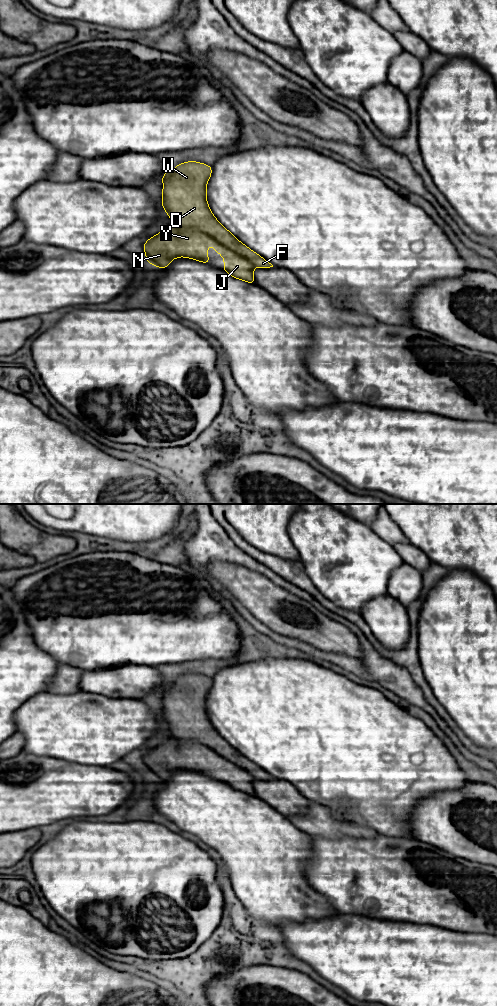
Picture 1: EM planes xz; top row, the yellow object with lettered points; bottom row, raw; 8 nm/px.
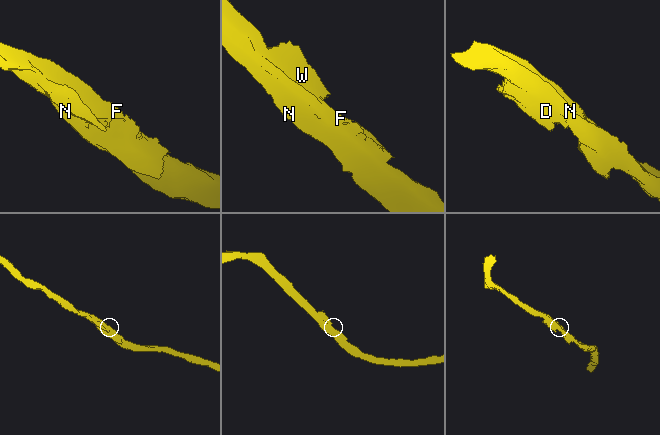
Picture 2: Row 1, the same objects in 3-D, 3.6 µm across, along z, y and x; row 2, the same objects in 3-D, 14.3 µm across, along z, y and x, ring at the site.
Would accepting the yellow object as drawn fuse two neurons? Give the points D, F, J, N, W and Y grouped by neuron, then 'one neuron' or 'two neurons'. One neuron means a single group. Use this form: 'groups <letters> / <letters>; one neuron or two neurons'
groups D F W / J N Y; two neurons

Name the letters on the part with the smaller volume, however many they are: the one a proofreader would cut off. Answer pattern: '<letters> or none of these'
D, F, W

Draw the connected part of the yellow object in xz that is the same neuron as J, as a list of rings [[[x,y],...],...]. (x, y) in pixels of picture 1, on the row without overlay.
[[[176,738],[166,740],[155,748],[149,750],[144,755],[143,761],[146,767],[146,773],[149,776],[165,781],[173,771],[179,769],[190,770],[206,776],[210,775],[211,773],[208,770],[209,756],[213,758],[214,763],[217,763],[219,767],[224,770],[223,783],[227,784],[235,791],[255,796],[254,778],[246,770],[239,768],[235,764],[218,755],[211,748],[198,742],[181,741]]]

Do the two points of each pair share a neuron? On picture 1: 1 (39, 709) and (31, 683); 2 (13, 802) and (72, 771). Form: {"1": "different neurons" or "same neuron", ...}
{"1": "different neurons", "2": "same neuron"}

